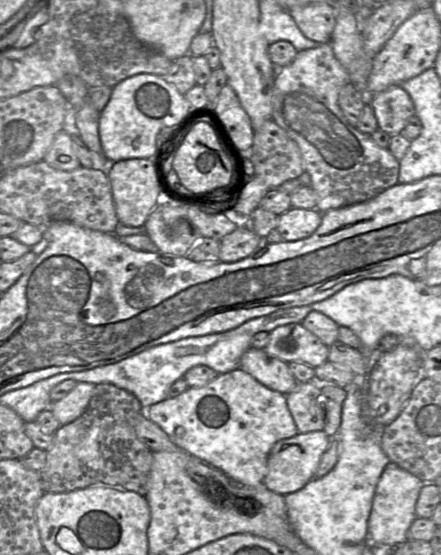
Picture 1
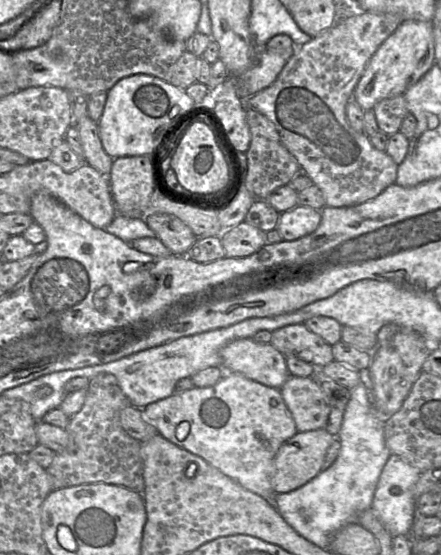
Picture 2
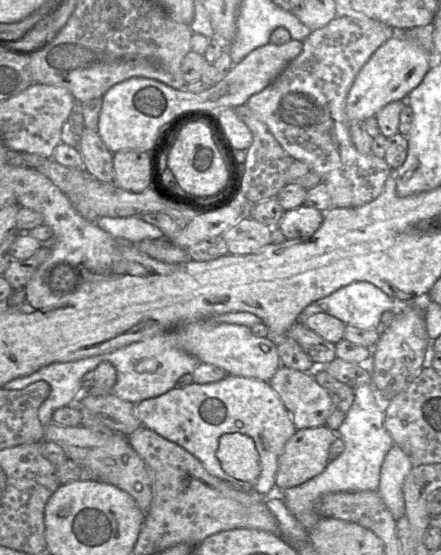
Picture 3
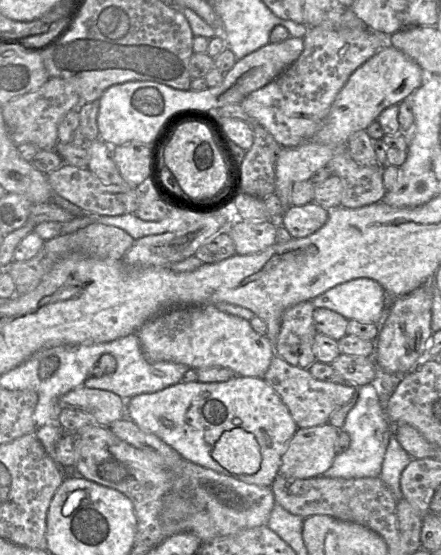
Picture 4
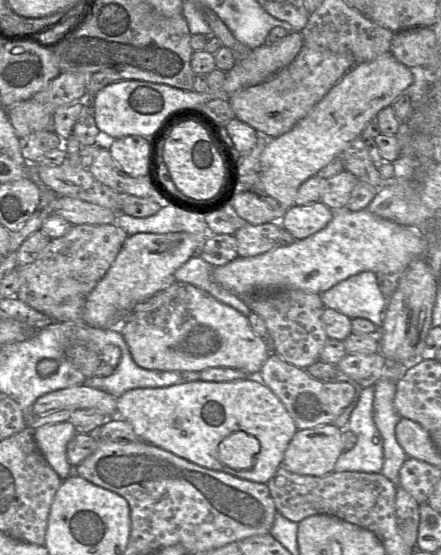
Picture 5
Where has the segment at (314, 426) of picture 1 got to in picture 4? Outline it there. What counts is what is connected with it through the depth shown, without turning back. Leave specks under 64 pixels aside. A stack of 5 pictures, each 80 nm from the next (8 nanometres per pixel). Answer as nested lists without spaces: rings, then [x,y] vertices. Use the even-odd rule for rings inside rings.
[[[276,354],[263,379],[281,398],[298,428],[310,428],[328,423],[331,415],[353,396],[353,388],[318,380],[306,368],[293,366]]]

